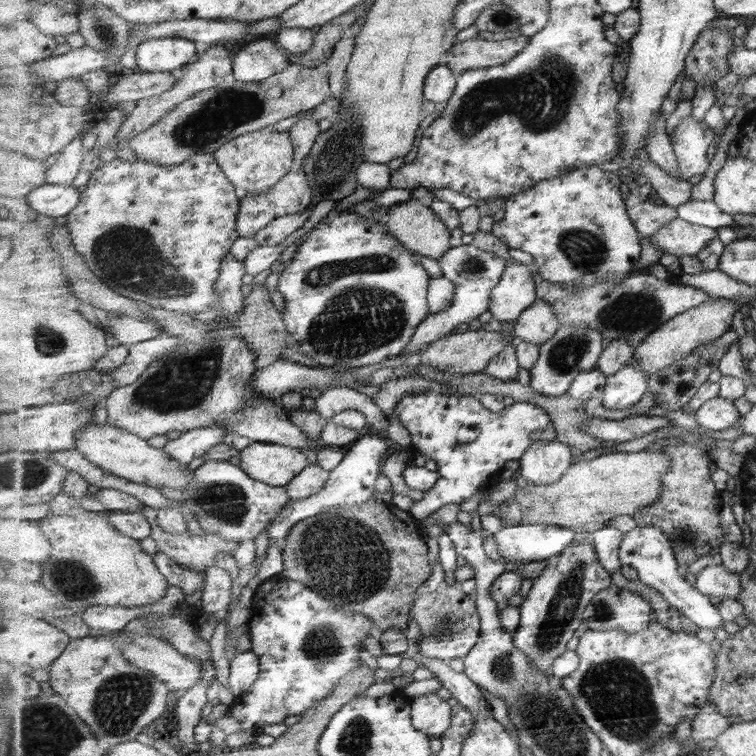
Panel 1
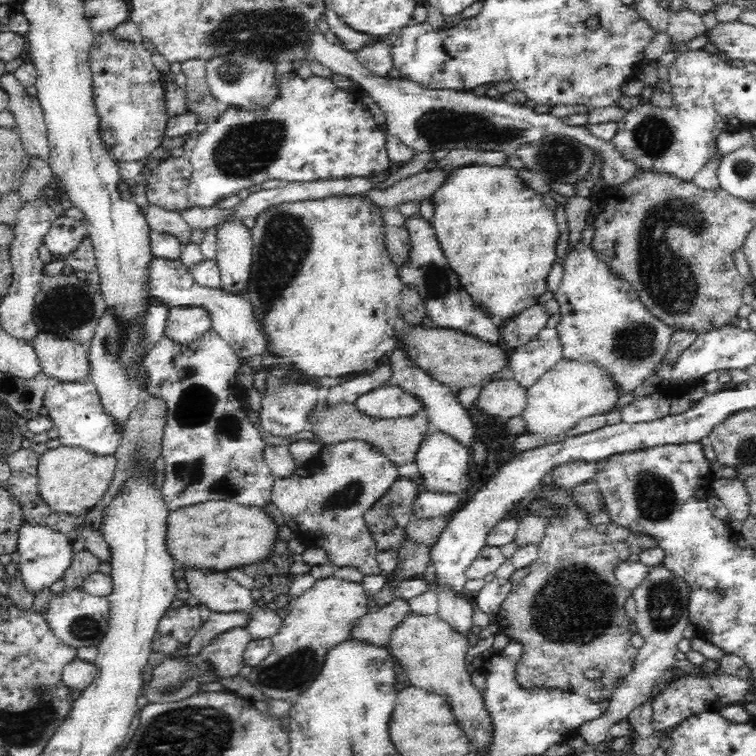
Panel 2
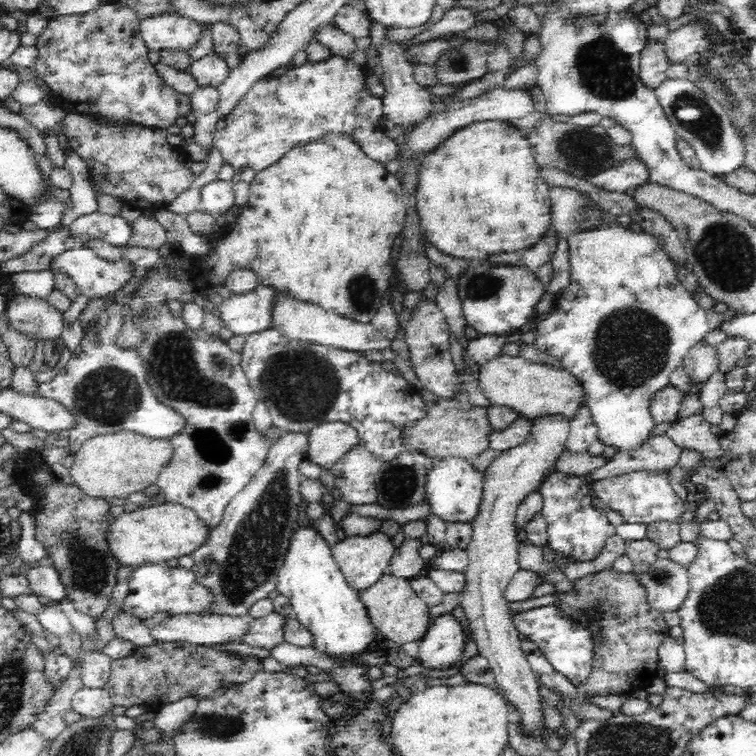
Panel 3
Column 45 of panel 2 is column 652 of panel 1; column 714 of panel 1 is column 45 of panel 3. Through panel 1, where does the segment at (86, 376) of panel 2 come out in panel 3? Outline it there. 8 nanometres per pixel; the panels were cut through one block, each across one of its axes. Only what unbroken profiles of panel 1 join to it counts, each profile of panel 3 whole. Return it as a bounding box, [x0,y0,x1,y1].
[6,294,64,343]

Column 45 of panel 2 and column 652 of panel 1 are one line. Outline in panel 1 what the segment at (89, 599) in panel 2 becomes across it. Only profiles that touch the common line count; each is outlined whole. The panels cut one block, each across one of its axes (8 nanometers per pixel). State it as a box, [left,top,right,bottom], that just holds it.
[584,583,656,633]

